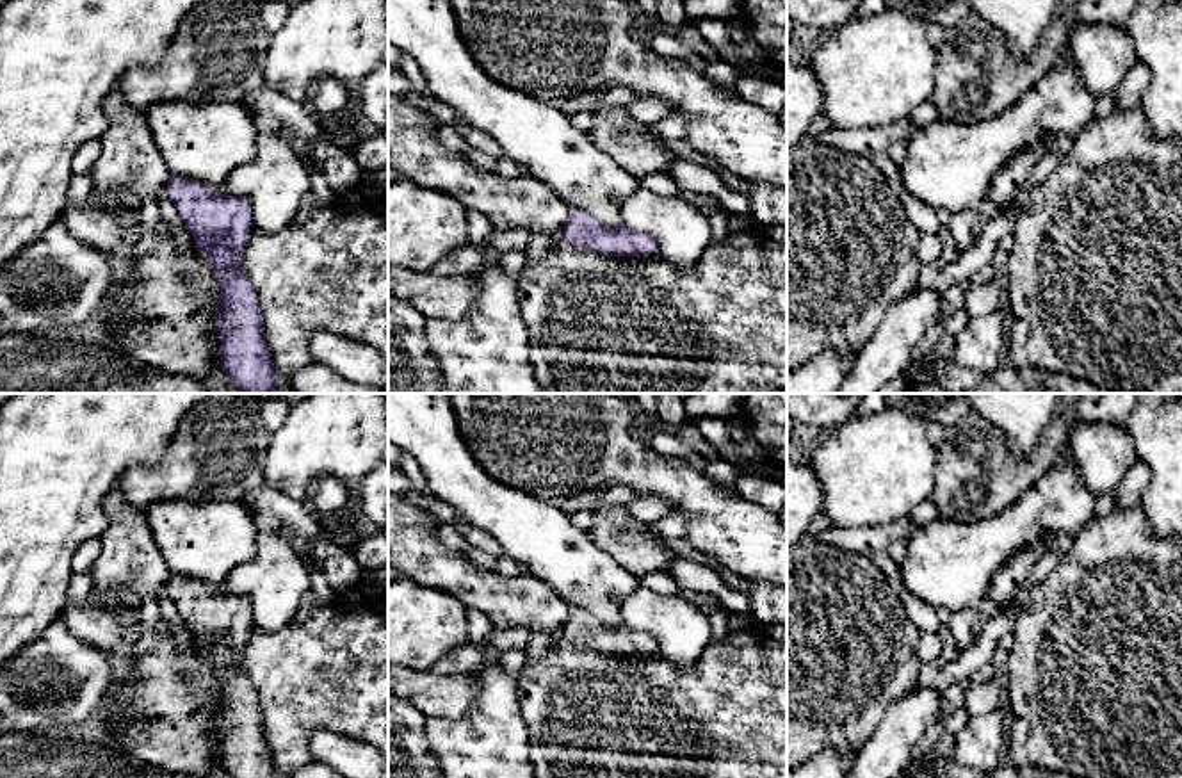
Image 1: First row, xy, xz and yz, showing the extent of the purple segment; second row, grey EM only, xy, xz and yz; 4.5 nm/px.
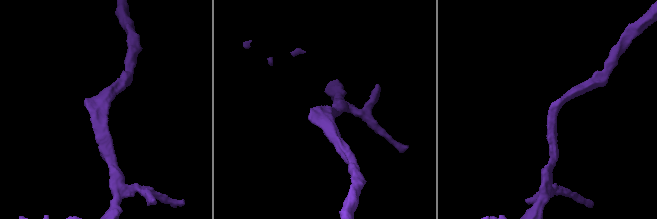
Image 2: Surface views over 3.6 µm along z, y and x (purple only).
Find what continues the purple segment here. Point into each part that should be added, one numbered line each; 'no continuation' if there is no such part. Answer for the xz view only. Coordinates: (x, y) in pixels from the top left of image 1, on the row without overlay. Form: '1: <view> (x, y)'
no continuation

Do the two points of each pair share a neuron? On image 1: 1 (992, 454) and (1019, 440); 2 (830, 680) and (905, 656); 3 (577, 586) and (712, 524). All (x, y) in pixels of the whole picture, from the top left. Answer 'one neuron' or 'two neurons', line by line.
1: two neurons
2: one neuron
3: two neurons

